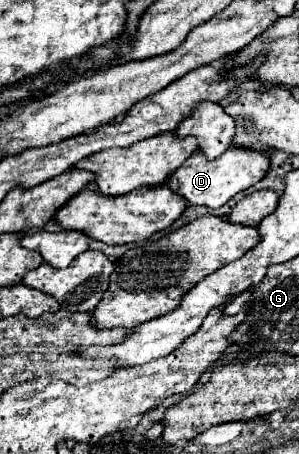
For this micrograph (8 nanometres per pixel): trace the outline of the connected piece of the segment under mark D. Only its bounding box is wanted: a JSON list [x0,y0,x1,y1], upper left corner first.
[167,147,271,209]

